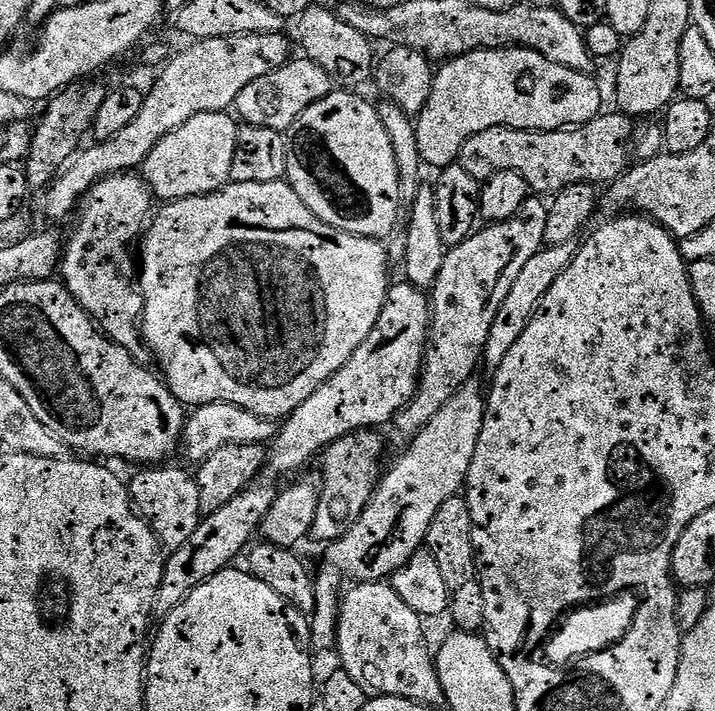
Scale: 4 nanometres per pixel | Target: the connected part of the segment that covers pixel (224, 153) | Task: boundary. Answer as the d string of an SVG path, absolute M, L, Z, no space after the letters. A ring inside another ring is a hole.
M207 112L194 114L190 122L182 122L178 130L163 136L158 146L150 150L150 158L146 158L142 166L142 175L152 187L153 197L157 201L167 202L205 196L229 183L240 127L235 115L228 112Z

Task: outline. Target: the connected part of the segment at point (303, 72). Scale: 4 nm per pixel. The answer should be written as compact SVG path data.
M291 59L278 71L255 79L249 86L246 86L239 95L236 110L247 125L286 132L314 102L320 101L321 98L328 96L333 91L334 82L328 72L313 60L299 59Z

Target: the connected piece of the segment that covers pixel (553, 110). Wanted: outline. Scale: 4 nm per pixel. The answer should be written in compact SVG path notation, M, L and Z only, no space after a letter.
M479 48L473 52L467 52L465 56L454 56L451 60L441 63L437 72L432 76L432 89L430 90L430 98L426 102L426 106L415 117L414 123L416 128L418 150L420 151L423 163L430 169L443 170L457 163L460 158L462 146L470 138L474 138L474 134L482 134L482 130L490 130L491 128L517 128L518 130L526 130L527 132L558 132L569 126L579 126L590 122L596 116L601 115L600 108L600 88L592 81L593 77L587 72L575 72L566 66L562 66L558 62L550 62L550 58L546 58L542 54L538 54L532 48Z

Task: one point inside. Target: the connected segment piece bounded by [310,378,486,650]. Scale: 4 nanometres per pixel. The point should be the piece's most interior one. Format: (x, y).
(395, 524)

